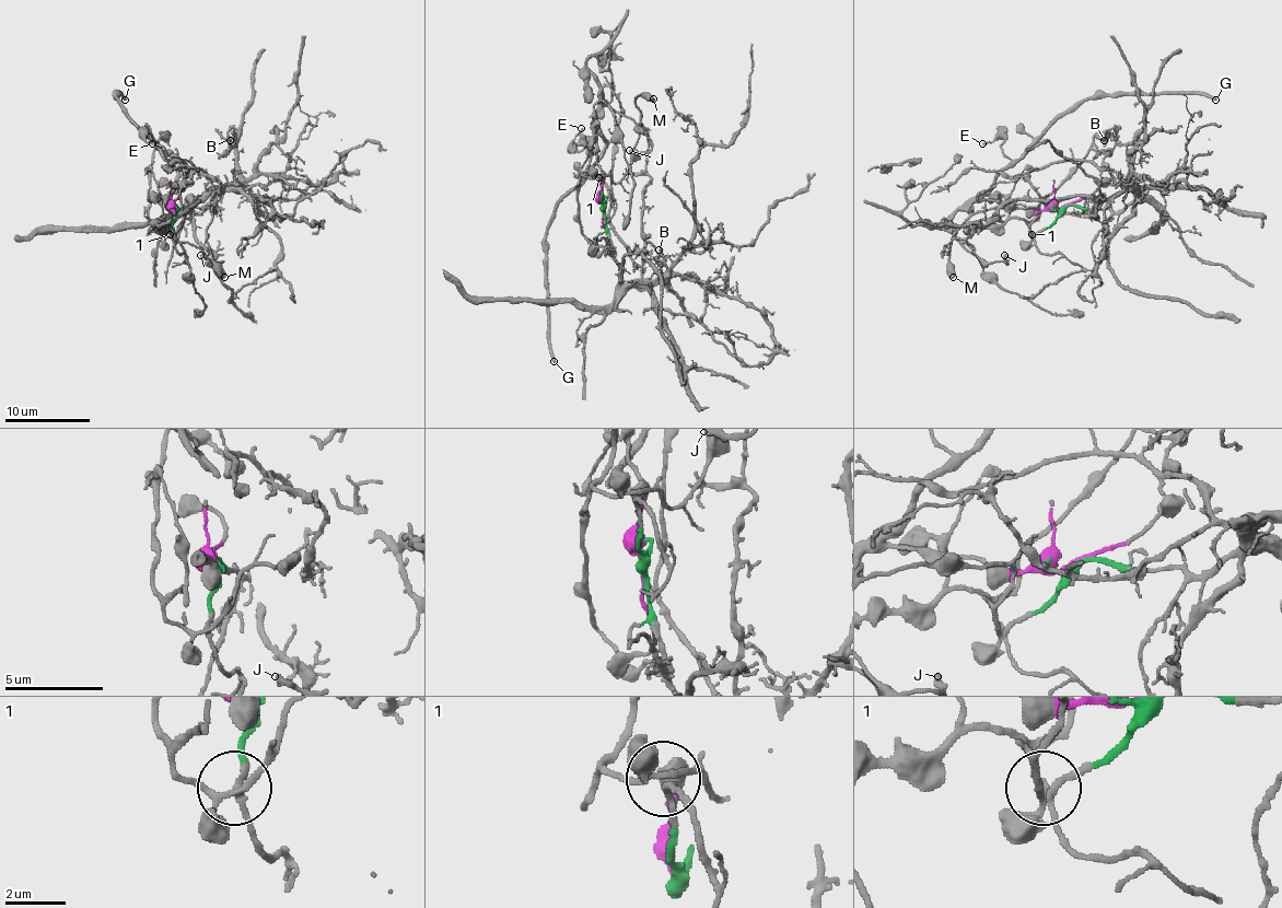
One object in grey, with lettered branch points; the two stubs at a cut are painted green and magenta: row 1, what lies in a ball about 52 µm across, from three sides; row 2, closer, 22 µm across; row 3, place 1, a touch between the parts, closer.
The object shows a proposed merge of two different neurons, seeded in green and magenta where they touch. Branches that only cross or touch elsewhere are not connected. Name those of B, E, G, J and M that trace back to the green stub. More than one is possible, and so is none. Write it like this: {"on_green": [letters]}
{"on_green": ["B"]}

